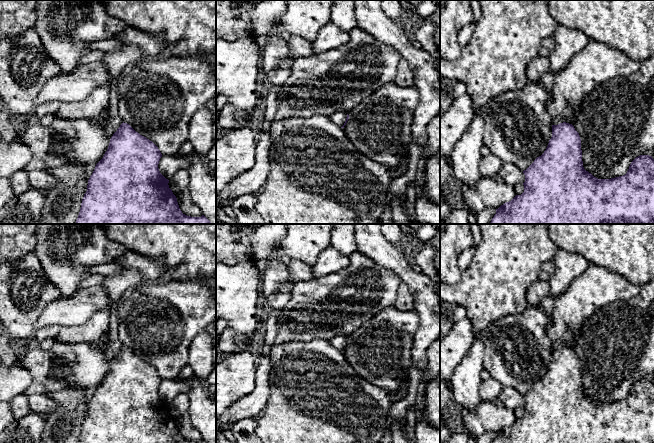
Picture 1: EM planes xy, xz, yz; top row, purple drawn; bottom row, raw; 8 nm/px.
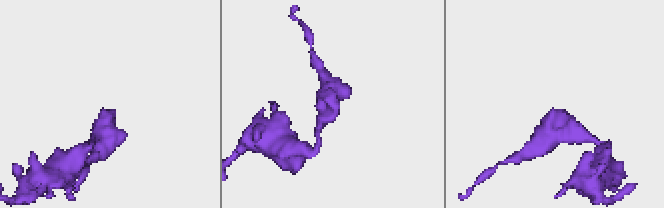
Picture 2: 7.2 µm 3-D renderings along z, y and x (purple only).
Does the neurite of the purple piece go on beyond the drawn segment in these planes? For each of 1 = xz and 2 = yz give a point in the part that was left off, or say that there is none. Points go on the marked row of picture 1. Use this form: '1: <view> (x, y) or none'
1: none
2: none

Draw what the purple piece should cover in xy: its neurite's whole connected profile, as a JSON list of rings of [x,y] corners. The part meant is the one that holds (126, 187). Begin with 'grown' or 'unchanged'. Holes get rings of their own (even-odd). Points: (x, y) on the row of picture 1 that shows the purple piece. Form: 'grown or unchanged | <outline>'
unchanged | [[[123,122],[111,137],[107,151],[88,180],[76,224],[211,224],[204,215],[191,217],[182,213],[176,196],[169,188],[169,180],[159,171],[161,157],[160,150],[152,141]]]

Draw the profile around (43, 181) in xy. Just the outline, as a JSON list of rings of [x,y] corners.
[[[31,171],[29,172],[29,183],[33,189],[47,192],[56,186],[56,178],[46,171]]]

